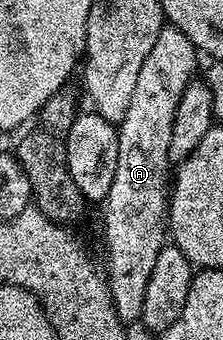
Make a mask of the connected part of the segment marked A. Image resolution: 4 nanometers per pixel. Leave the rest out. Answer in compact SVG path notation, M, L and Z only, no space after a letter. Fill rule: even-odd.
M170 23L164 24L163 30L157 35L157 43L153 43L145 63L141 63L137 84L129 99L129 111L125 111L125 119L117 125L117 171L113 175L113 187L109 187L109 195L101 202L101 209L103 233L107 236L107 265L111 268L105 273L105 285L115 313L124 323L140 320L141 307L145 303L145 286L149 283L149 274L153 272L153 263L157 263L159 250L165 244L165 216L169 211L169 135L173 135L173 115L177 111L177 103L181 103L185 87L189 87L196 76L198 56L200 54L195 44L180 29Z

